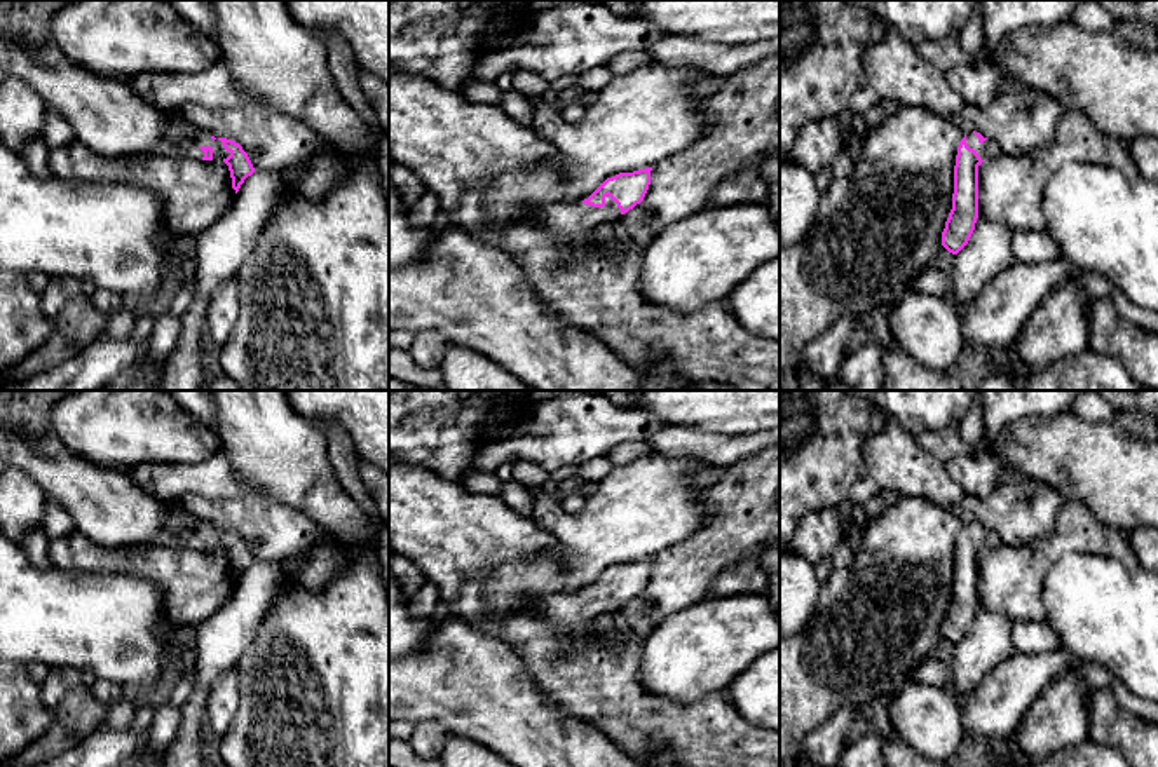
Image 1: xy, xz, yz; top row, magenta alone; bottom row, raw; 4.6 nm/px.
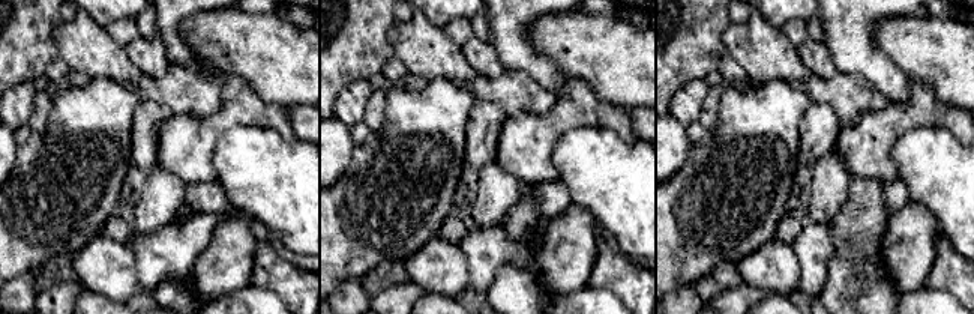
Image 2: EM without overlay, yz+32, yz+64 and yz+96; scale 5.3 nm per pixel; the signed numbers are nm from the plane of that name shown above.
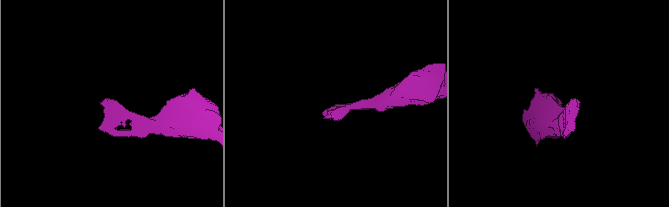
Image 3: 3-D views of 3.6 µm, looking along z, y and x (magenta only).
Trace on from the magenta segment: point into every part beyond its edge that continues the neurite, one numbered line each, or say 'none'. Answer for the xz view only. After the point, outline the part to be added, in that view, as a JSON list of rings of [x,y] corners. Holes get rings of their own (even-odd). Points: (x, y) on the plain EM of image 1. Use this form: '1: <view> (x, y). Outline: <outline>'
1: xz (567, 612). Outline: [[[607,586],[603,598],[593,598],[582,593],[577,594],[551,594],[535,605],[539,615],[549,624],[563,631],[581,628],[600,614],[621,607],[617,594]]]

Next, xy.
1: xy (182, 530). Outline: [[[180,500],[169,502],[166,530],[160,532],[157,544],[173,549],[202,549],[202,537],[213,539],[213,551],[223,551],[230,546],[218,528],[213,532],[211,525],[197,521]]]

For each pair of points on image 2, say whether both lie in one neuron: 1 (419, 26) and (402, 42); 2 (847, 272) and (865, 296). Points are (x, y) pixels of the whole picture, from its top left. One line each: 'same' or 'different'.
1: same
2: same

